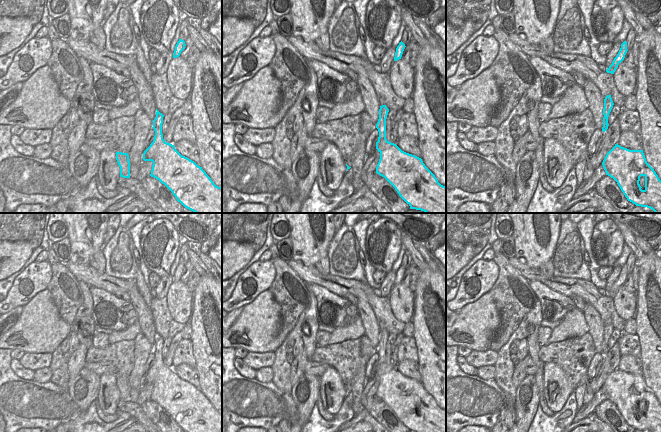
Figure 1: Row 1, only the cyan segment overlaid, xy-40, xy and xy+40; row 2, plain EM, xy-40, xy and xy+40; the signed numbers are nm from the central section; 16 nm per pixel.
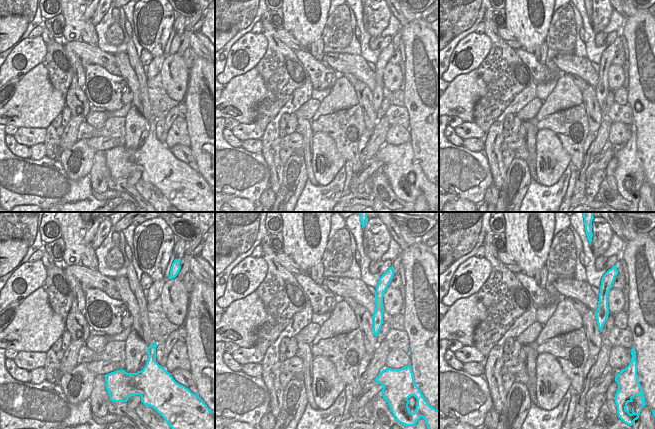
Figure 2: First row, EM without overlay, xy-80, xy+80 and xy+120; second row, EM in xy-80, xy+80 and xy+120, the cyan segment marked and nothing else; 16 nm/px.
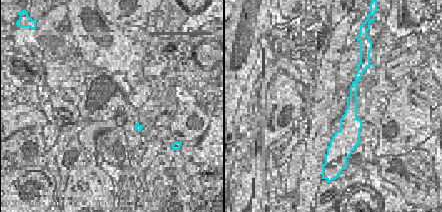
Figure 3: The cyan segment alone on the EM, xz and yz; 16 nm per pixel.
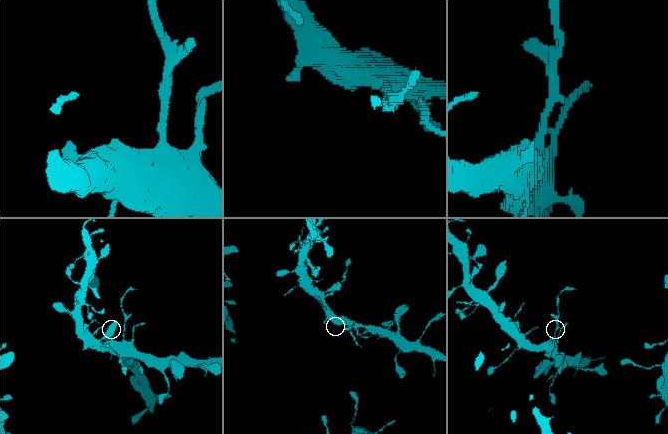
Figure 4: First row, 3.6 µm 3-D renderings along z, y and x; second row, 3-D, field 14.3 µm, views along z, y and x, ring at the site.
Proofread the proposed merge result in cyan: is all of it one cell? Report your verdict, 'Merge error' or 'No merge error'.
Merge error

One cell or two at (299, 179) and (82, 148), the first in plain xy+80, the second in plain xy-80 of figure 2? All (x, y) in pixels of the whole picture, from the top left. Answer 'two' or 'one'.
one

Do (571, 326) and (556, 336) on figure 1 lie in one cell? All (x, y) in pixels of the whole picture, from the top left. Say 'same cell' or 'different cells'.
same cell

